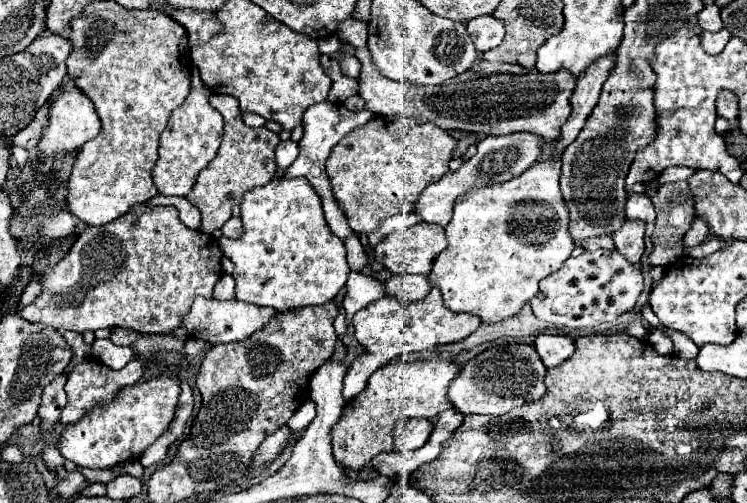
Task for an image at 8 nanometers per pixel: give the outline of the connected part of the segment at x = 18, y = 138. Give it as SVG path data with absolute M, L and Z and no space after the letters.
M48 100L48 104L44 104L44 106L36 112L34 120L32 120L24 130L20 130L20 132L12 138L12 146L22 146L22 148L26 148L26 150L34 150L34 148L38 146L38 140L40 140L40 136L42 136L44 124L48 124L48 108L50 108L50 100Z

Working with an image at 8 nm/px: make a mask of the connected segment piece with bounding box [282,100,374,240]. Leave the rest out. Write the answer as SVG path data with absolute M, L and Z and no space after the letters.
M322 102L322 104L314 104L312 108L308 108L304 112L304 118L302 118L302 126L304 126L304 136L300 138L298 142L298 148L300 148L300 154L298 158L284 170L282 178L306 178L312 188L318 192L320 196L320 202L322 202L322 208L324 208L324 218L330 226L330 230L340 238L340 240L346 240L350 234L352 234L352 228L348 226L348 220L344 216L344 212L340 210L338 202L332 198L332 190L330 190L330 180L324 172L324 164L326 164L326 158L330 156L332 148L348 134L352 132L354 128L360 128L364 126L366 122L370 122L374 118L372 112L368 110L362 110L362 112L350 112L344 108L344 104L336 104L336 102Z

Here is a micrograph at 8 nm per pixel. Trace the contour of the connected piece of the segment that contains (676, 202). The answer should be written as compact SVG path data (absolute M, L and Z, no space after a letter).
M686 180L662 184L658 188L656 196L652 196L652 202L654 202L654 208L658 212L658 218L654 222L654 232L652 232L654 252L650 256L650 264L652 266L668 266L668 264L674 264L684 254L682 240L684 240L688 228L692 226L692 222L696 218L696 208L694 208L692 192L690 192Z

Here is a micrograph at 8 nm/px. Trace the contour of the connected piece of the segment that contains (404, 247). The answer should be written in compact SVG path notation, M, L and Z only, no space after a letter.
M416 224L414 228L408 228L406 232L392 232L384 236L376 246L374 246L374 258L384 264L386 270L392 274L424 274L428 276L428 270L432 270L432 260L446 248L446 234L442 226L436 224Z

